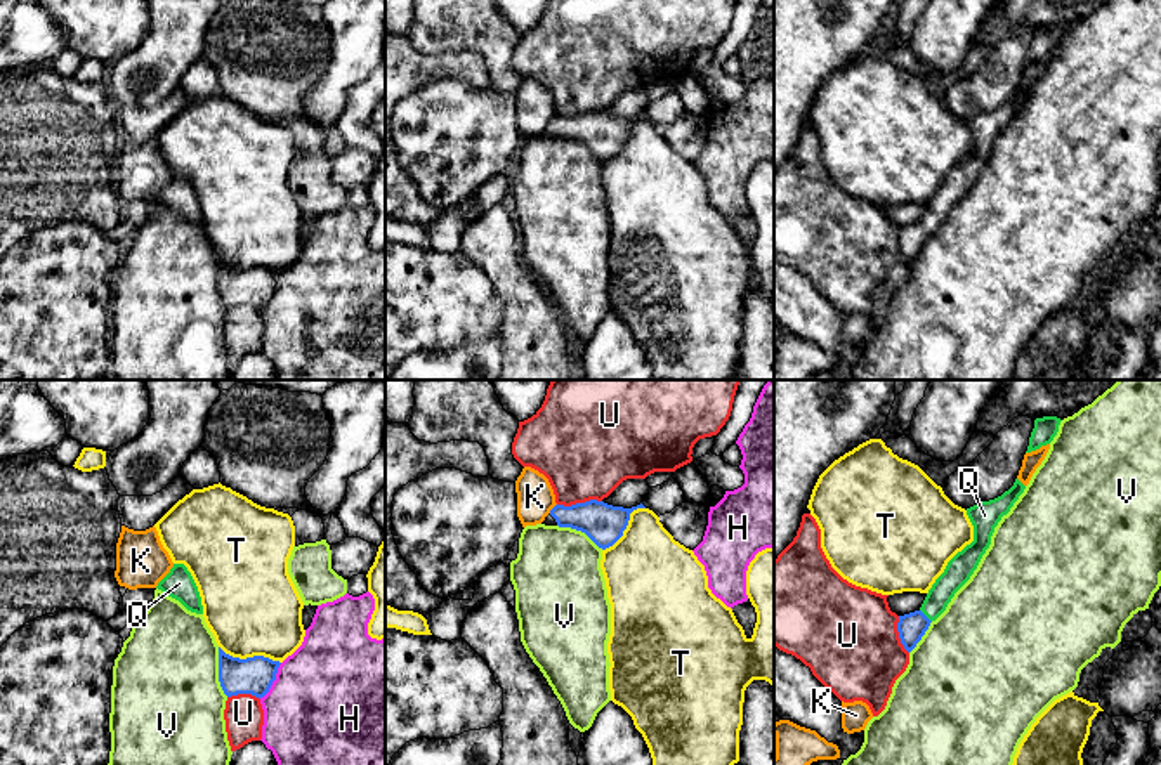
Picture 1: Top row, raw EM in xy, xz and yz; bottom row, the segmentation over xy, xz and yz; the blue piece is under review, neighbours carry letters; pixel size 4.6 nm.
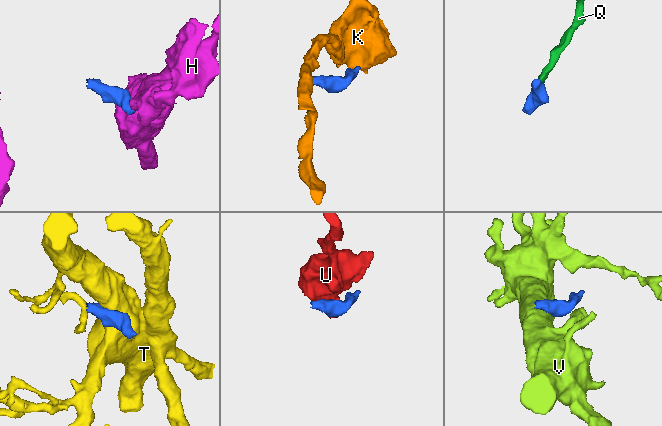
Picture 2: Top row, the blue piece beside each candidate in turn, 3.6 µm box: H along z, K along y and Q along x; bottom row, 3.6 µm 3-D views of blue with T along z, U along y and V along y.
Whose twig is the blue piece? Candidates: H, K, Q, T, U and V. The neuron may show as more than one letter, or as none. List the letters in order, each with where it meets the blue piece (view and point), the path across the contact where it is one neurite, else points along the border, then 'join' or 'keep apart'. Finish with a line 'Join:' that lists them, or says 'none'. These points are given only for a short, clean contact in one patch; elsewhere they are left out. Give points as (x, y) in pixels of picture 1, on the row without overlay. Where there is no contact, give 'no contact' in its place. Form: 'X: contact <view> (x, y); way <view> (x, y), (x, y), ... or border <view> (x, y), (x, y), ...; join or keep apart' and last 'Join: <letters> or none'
H: contact xy (273, 292); keep apart
K: contact xz (552, 120); border xz (556, 115), (549, 124); keep apart
Q: contact yz (925, 228); way yz (911, 238), (925, 228), (957, 184); join
T: contact xy (250, 269); keep apart
U: contact xz (578, 115); keep apart
V: contact xy (219, 283); keep apart
Join: Q

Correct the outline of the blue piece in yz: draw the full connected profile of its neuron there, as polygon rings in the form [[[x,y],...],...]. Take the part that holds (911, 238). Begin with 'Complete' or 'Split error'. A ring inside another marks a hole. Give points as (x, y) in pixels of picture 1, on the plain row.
Split error. [[[1015,90],[1013,97],[1001,108],[967,120],[967,127],[974,137],[974,153],[948,173],[944,184],[928,201],[922,219],[899,227],[897,243],[908,264],[916,258],[930,234],[946,222],[954,205],[970,191],[991,156],[994,139],[1010,123],[1024,101],[1026,97]]]

